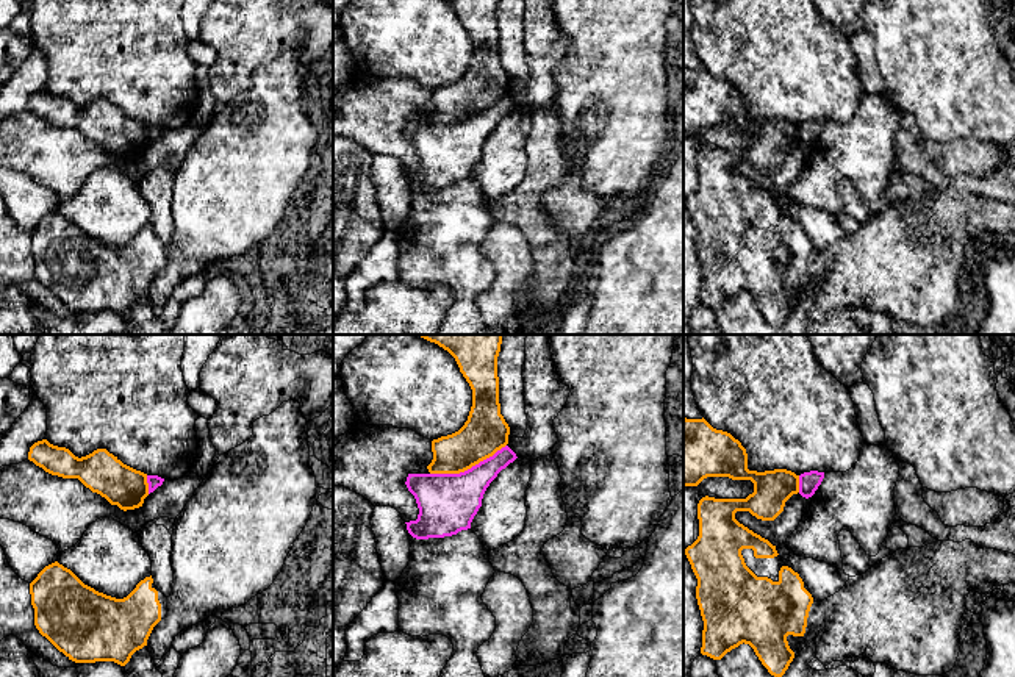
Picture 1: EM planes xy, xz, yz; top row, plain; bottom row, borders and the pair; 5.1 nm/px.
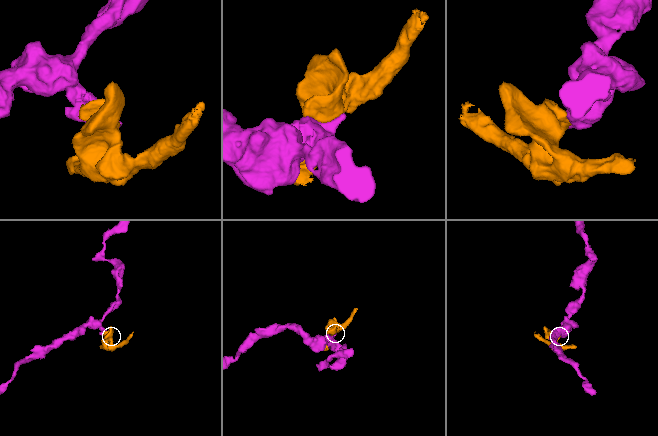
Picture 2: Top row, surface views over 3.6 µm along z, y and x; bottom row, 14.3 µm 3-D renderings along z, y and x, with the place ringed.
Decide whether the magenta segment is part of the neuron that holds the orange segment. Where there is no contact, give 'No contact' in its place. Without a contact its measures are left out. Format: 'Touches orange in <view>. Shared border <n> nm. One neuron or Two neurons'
Touches orange in xz. Shared border 420 nm. Two neurons

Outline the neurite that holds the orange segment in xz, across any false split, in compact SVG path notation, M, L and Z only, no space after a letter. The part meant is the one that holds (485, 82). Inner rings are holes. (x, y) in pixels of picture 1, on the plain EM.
M447 0L472 39L464 75L432 91L430 124L460 124L508 94L510 77L500 64L497 6L500 0Z

